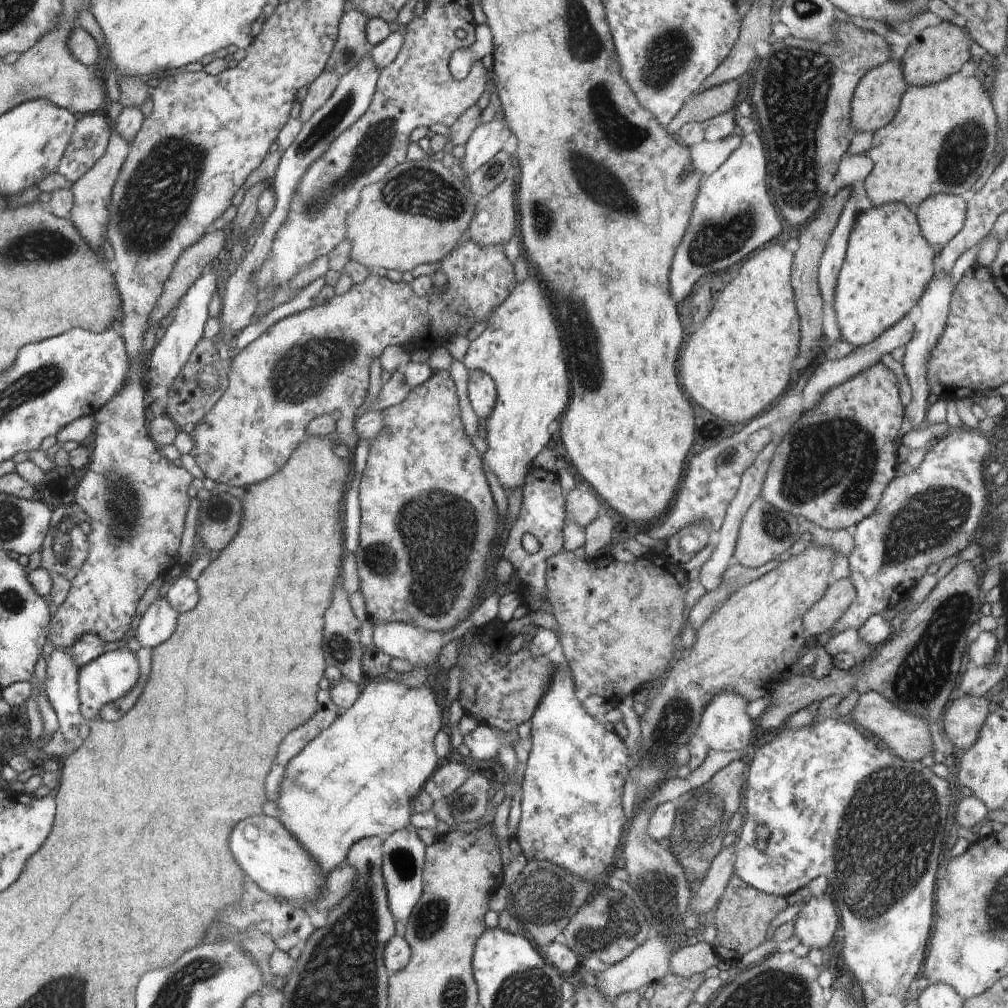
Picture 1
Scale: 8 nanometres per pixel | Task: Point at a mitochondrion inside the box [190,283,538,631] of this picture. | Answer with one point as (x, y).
(438, 532)

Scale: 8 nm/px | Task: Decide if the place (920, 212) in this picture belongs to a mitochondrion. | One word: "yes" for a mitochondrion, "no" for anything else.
no

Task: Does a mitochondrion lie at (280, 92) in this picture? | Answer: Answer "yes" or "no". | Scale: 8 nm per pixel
no

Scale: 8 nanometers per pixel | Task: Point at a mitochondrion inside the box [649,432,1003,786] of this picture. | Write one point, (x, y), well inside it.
(925, 670)

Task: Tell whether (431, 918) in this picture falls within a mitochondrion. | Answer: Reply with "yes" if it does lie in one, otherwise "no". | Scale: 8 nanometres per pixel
yes

